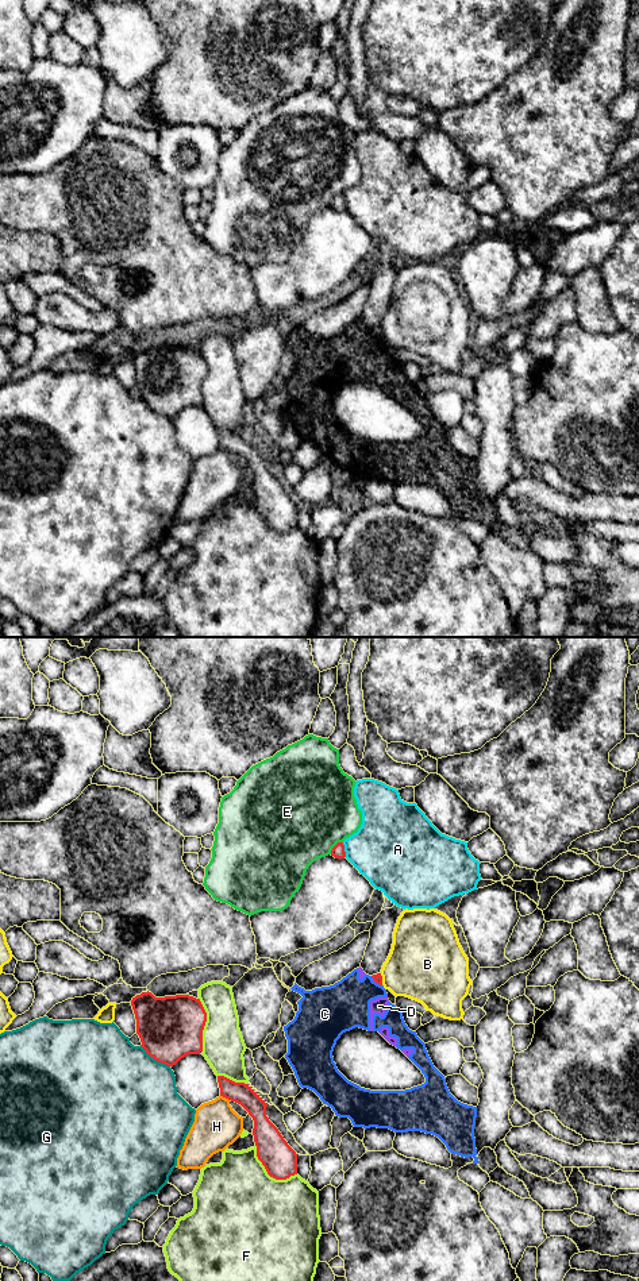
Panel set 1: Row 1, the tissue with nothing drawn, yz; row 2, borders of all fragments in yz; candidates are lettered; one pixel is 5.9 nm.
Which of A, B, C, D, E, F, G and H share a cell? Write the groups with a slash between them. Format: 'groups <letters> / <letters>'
groups A / B / C D / E / F / G / H

